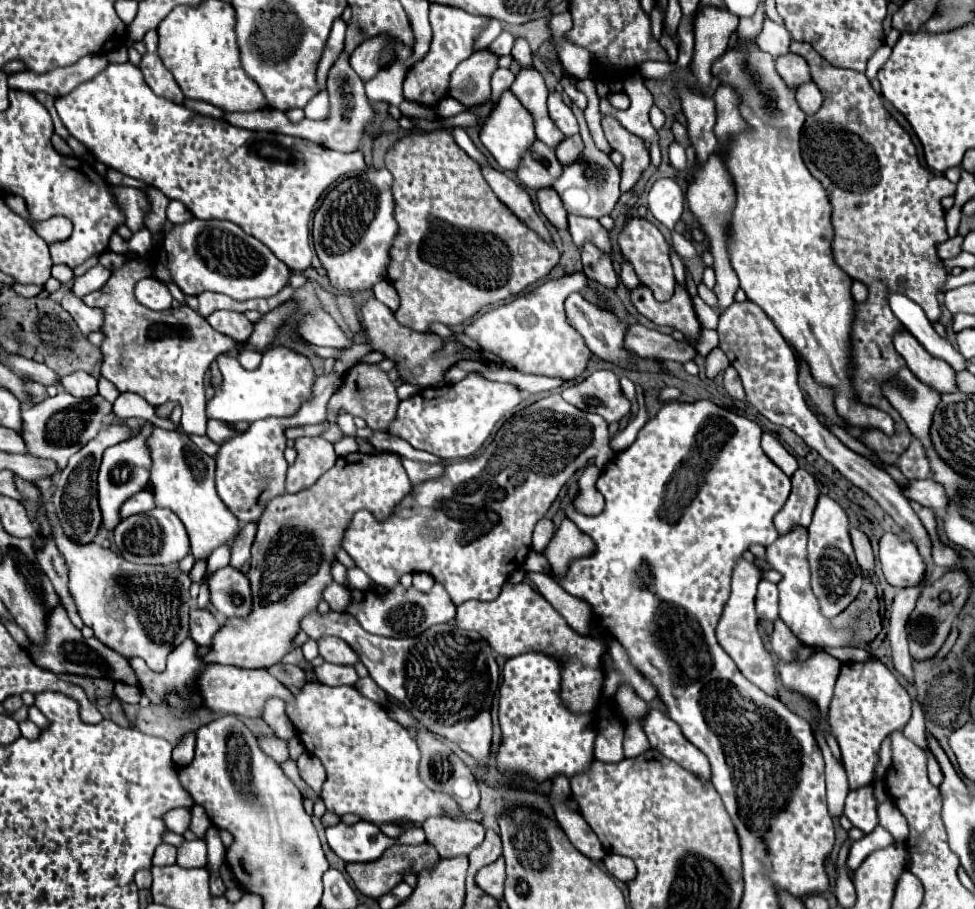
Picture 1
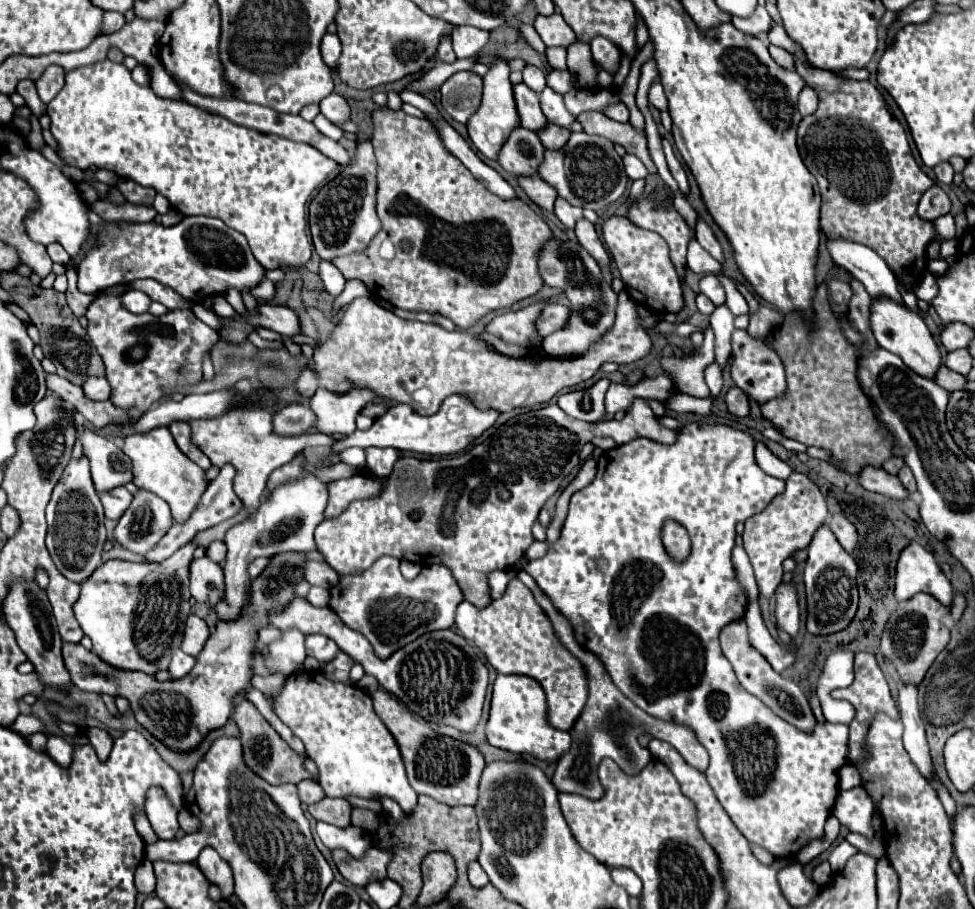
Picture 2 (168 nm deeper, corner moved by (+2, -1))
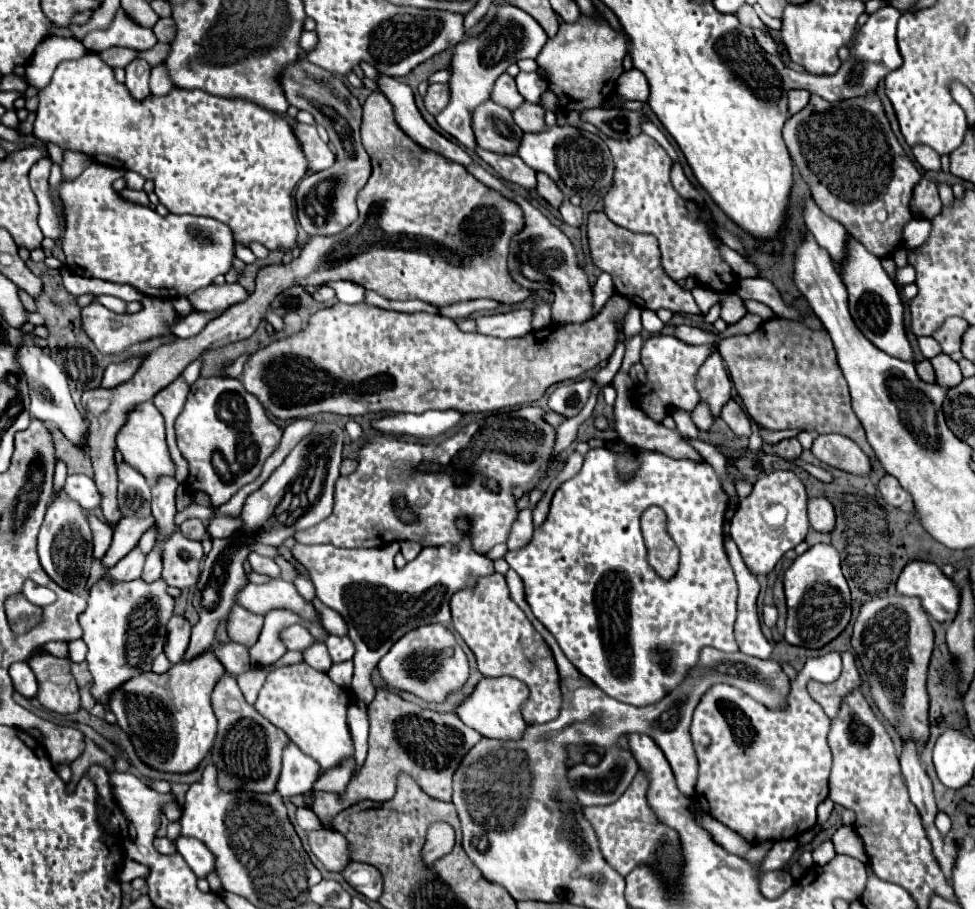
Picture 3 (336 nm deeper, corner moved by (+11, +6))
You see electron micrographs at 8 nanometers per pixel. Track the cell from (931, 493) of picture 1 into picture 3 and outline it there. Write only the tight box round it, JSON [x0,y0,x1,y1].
[812,434,870,476]

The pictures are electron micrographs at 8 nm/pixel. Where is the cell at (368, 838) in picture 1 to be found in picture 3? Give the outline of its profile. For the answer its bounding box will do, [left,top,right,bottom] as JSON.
[296,808,322,832]

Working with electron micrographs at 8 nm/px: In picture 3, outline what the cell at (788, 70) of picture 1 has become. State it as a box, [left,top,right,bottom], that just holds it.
[754,30,776,54]

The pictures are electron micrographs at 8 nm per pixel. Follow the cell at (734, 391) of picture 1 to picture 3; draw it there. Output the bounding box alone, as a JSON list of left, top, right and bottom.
[722,400,750,436]

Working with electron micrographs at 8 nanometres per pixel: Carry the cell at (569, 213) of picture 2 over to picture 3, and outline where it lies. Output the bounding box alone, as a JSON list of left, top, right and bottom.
[536,172,564,208]

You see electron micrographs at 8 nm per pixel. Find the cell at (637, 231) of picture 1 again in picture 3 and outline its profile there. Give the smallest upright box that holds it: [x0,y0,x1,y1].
[588,212,702,314]

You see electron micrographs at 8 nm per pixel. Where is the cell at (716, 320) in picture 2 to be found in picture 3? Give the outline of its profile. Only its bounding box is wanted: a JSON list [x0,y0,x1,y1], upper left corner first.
[696,352,732,418]

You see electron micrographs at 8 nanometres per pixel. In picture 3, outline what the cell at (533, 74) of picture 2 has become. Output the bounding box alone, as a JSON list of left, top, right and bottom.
[516,72,548,104]

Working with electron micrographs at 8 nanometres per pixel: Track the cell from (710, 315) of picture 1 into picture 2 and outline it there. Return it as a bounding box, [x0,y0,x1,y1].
[661,327,713,397]

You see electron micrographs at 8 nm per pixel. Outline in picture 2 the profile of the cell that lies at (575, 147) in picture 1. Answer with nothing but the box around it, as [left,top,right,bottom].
[539,123,571,151]

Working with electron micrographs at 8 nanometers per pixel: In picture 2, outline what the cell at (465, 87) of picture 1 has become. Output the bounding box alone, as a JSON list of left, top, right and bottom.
[441,71,483,123]

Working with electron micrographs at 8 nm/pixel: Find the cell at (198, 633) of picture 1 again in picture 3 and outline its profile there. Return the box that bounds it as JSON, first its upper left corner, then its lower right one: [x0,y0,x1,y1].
[164,616,190,664]

